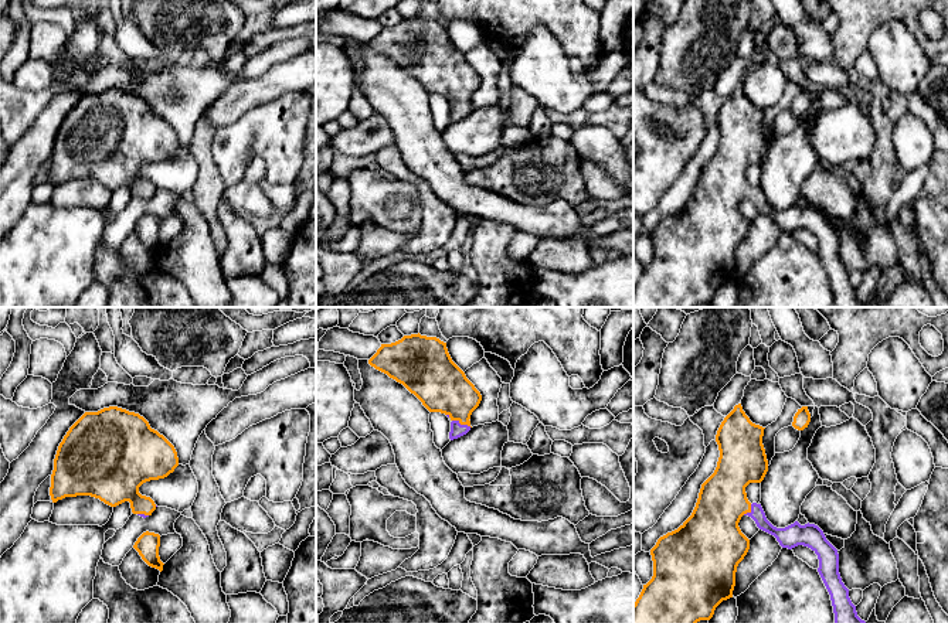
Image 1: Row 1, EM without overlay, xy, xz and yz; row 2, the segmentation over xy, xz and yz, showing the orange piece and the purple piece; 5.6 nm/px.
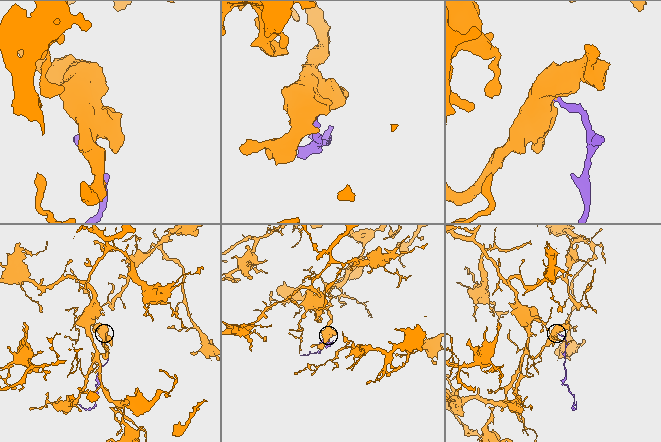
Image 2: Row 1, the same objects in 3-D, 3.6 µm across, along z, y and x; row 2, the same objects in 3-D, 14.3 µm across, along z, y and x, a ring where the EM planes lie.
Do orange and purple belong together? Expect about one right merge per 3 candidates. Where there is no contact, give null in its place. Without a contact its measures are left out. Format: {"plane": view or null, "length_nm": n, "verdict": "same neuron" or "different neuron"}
{"plane": "xz", "length_nm": 120, "verdict": "same neuron"}

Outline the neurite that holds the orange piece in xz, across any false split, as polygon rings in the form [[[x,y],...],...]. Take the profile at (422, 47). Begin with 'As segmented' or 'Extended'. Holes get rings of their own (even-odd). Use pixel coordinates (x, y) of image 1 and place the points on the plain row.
Extended. [[[418,17],[404,18],[391,27],[381,27],[368,42],[376,52],[402,67],[429,95],[445,96],[451,105],[449,122],[458,122],[470,113],[470,98],[482,84],[480,75],[452,44],[446,25],[436,20]]]

